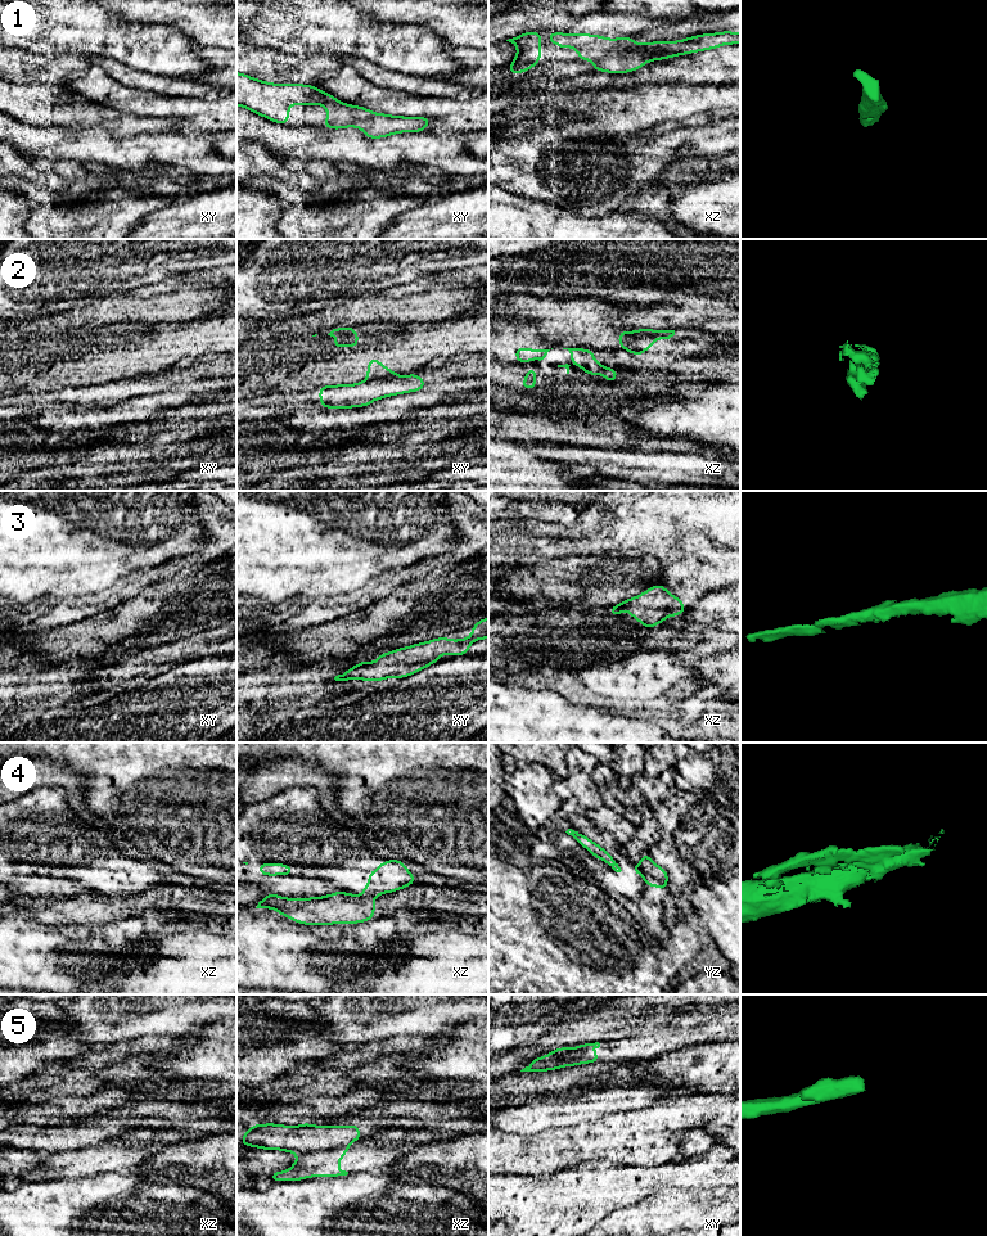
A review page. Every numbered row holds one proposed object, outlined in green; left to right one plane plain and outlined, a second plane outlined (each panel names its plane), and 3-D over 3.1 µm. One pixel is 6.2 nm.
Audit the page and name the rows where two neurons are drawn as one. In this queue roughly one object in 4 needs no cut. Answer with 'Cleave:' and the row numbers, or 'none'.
Cleave: 2, 4, 5

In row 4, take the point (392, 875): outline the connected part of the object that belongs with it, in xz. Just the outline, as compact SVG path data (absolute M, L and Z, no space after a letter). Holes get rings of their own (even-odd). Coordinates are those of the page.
M398 860L383 861L368 875L369 885L362 888L362 897L377 897L415 884L415 876Z

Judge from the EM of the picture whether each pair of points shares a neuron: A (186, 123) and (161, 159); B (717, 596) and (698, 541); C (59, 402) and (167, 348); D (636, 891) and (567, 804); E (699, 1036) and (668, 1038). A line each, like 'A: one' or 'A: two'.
A: two
B: two
C: two
D: one
E: one

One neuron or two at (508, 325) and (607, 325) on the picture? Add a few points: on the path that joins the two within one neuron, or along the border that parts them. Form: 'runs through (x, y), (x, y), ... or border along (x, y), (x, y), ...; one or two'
runs through (532, 325), (582, 325); one

